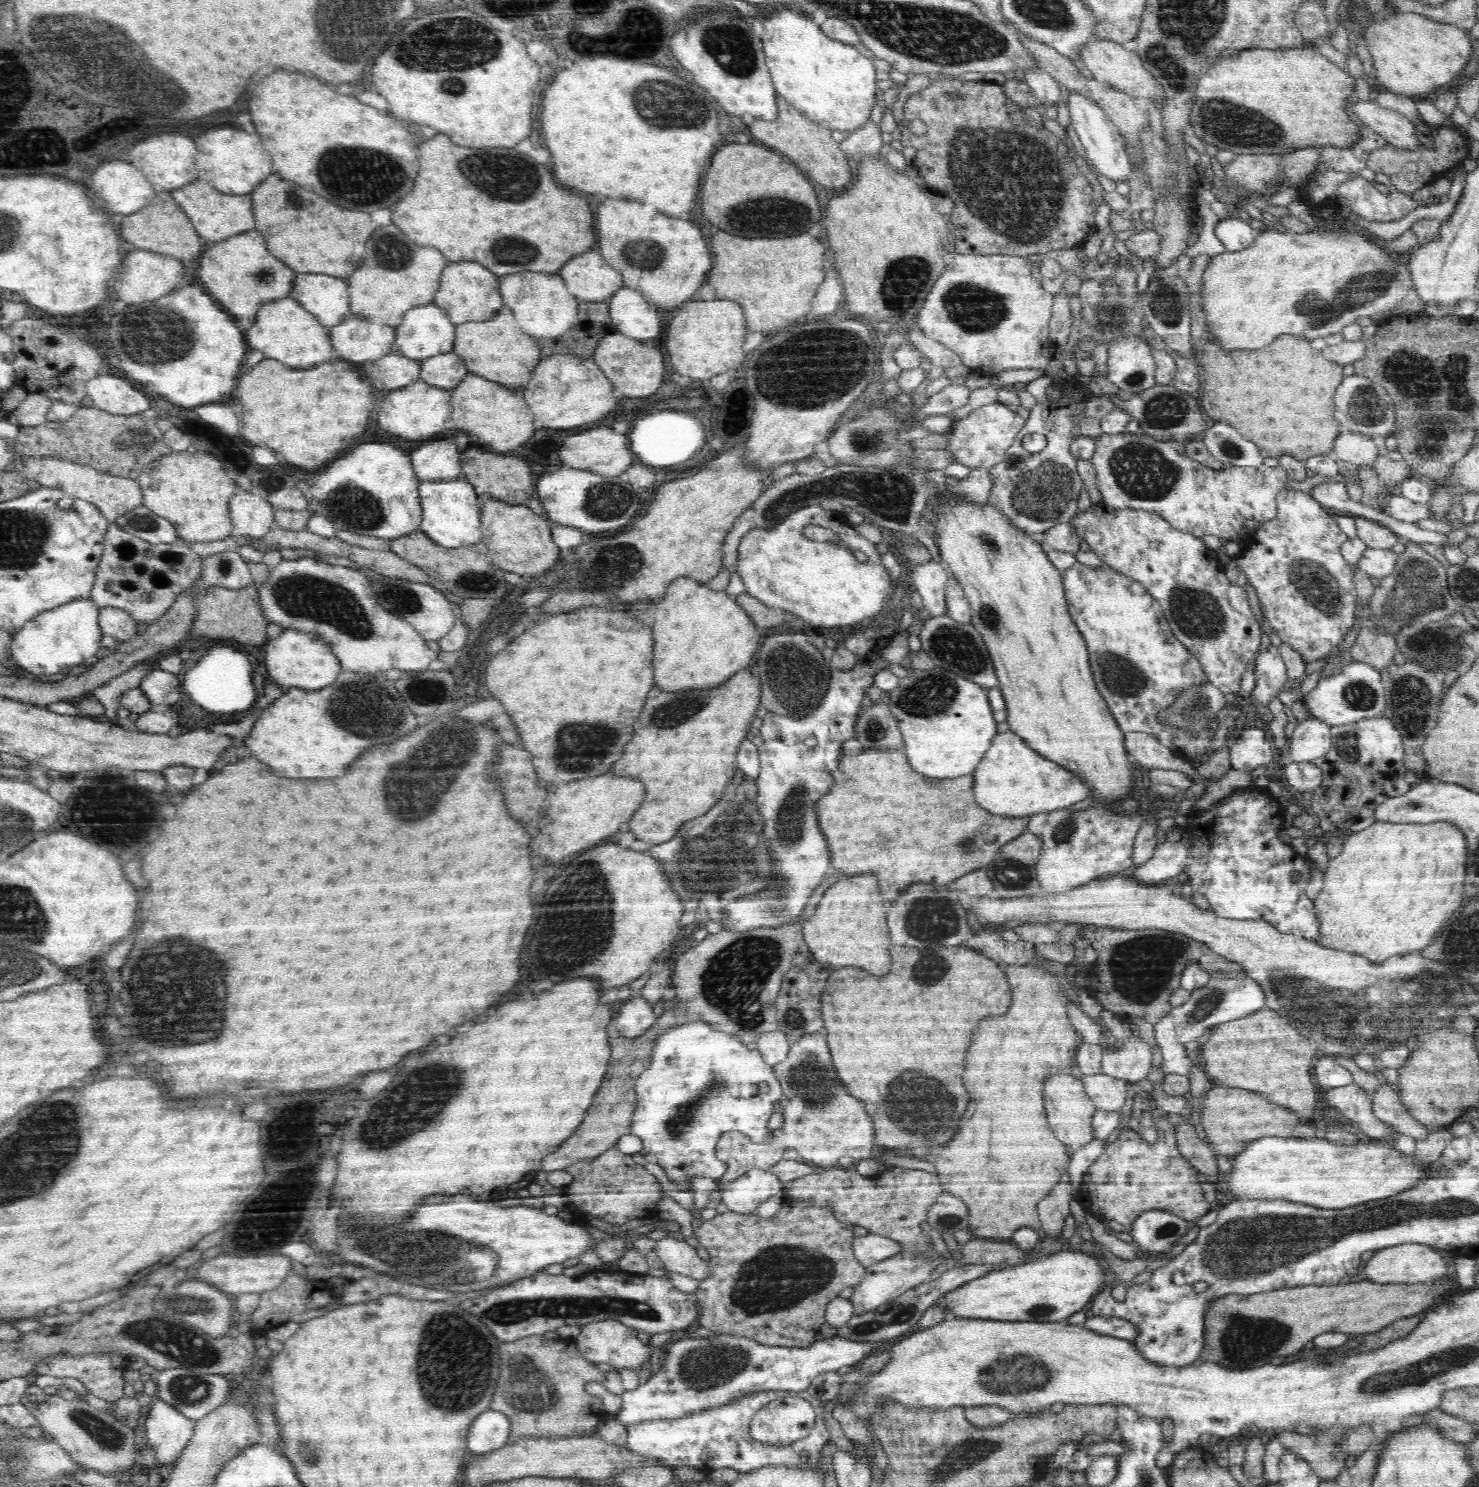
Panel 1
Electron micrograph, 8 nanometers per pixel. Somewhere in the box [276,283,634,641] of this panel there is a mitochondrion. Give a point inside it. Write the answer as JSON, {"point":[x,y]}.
{"point":[352,507]}

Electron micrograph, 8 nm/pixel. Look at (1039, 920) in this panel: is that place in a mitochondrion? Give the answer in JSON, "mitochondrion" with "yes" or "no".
{"mitochondrion":"no"}

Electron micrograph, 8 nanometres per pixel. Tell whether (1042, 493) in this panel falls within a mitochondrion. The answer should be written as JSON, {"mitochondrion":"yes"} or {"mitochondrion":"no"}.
{"mitochondrion":"yes"}

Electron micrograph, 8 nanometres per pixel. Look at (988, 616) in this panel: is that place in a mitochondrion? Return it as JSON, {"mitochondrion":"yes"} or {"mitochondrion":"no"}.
{"mitochondrion":"yes"}

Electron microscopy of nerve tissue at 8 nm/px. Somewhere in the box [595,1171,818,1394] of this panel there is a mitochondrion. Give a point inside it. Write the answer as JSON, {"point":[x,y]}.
{"point":[701,1368]}

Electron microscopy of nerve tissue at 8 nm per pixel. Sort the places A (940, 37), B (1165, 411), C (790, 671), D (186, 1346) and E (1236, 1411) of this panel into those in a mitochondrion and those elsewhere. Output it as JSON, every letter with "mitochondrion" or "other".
{"A":"mitochondrion","B":"mitochondrion","C":"mitochondrion","D":"mitochondrion","E":"other"}

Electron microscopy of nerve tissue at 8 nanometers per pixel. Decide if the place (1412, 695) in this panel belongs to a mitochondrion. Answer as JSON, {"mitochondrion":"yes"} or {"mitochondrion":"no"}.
{"mitochondrion":"yes"}

